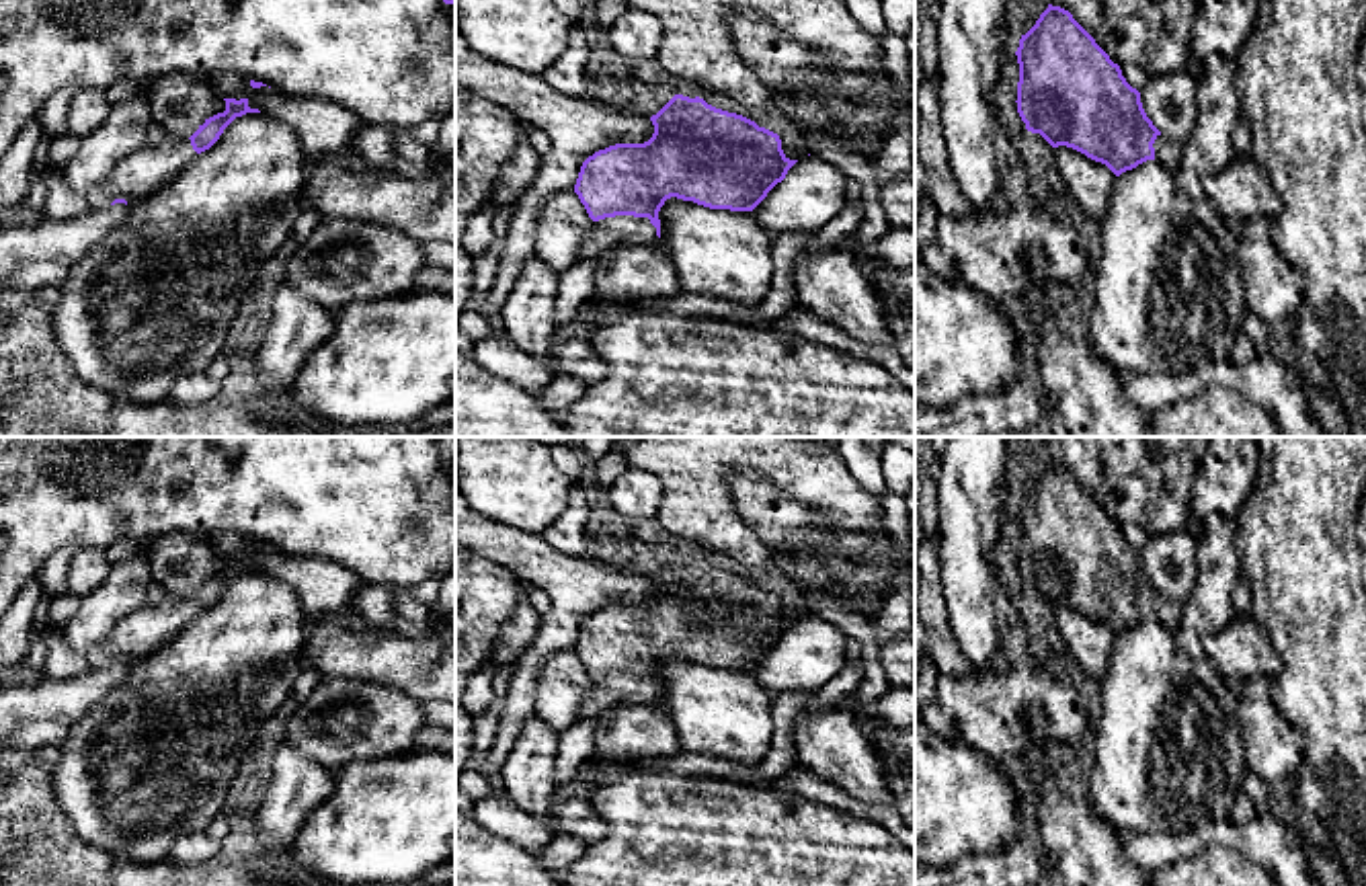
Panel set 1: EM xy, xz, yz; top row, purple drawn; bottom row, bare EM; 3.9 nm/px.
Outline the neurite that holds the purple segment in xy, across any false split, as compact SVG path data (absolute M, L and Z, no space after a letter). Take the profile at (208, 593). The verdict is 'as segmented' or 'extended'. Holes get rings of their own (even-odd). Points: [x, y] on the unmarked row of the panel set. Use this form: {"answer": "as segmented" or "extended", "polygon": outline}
{"answer": "extended", "polygon": "M224 558L226 570L205 578L203 585L191 595L180 597L168 593L160 603L150 605L144 599L127 613L109 636L92 646L84 656L94 669L105 669L115 662L131 662L172 636L185 630L201 611L209 609L224 589L246 572L260 572L248 566L248 558Z"}

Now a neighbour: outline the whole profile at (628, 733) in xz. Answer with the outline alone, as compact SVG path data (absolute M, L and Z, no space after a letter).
M652 703L617 706L599 714L593 744L599 757L613 761L673 757L683 751L673 720L656 712Z

